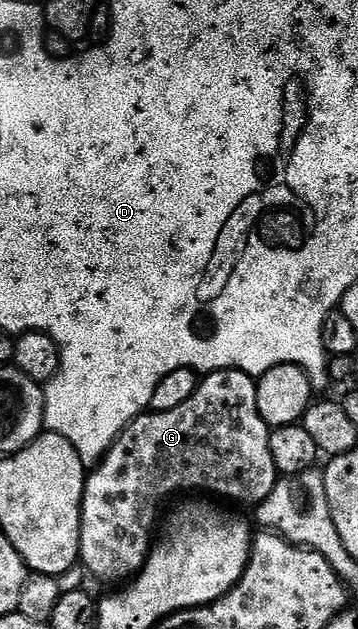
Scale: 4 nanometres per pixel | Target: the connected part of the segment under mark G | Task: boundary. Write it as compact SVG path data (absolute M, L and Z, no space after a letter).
M233 369L211 371L199 382L196 393L192 393L192 397L188 397L188 401L184 401L184 405L180 405L177 409L168 409L168 413L160 413L159 411L143 413L124 428L110 450L107 451L106 456L102 458L101 463L87 474L86 488L82 494L83 525L80 529L80 545L82 546L80 563L93 578L95 575L96 578L103 579L106 583L119 582L118 584L121 584L123 581L133 579L145 567L146 556L150 554L152 546L152 536L155 534L154 522L158 519L158 510L161 509L162 502L172 498L177 491L207 491L210 495L219 495L220 498L231 499L234 503L251 503L251 505L262 503L264 497L268 497L268 493L272 493L272 489L277 485L280 476L272 461L272 449L268 449L272 428L264 421L264 417L260 417L260 409L256 405L257 392L258 384L253 375L245 375L242 371Z

